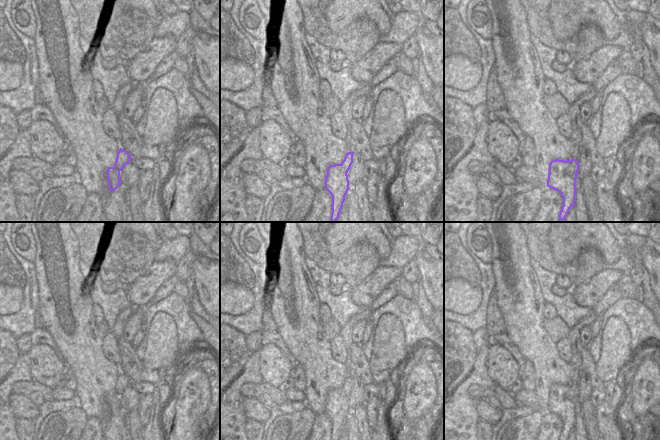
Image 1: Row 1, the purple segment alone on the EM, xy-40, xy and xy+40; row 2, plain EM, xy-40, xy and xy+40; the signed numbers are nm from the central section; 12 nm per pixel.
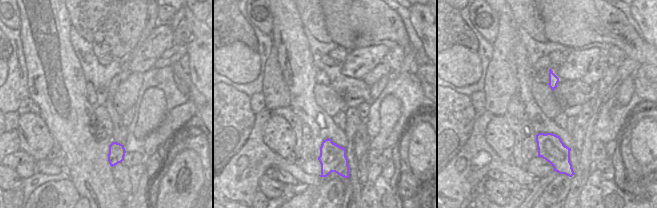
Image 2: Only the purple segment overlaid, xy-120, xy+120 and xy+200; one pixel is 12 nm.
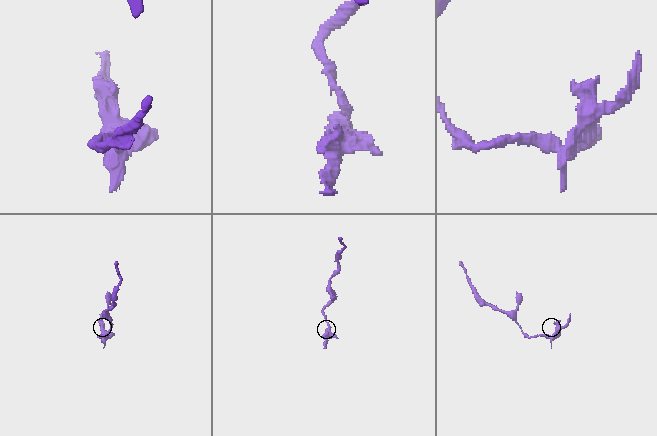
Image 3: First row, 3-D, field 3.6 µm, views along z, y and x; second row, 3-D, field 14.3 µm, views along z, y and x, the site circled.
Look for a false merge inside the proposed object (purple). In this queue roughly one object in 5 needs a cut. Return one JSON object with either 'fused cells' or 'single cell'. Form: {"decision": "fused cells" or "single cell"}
{"decision": "fused cells"}

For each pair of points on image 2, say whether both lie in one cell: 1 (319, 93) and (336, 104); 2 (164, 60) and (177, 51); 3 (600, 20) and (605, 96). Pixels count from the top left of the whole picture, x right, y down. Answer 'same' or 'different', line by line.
1: same
2: same
3: different

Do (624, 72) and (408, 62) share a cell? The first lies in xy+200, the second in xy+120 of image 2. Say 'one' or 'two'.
one

